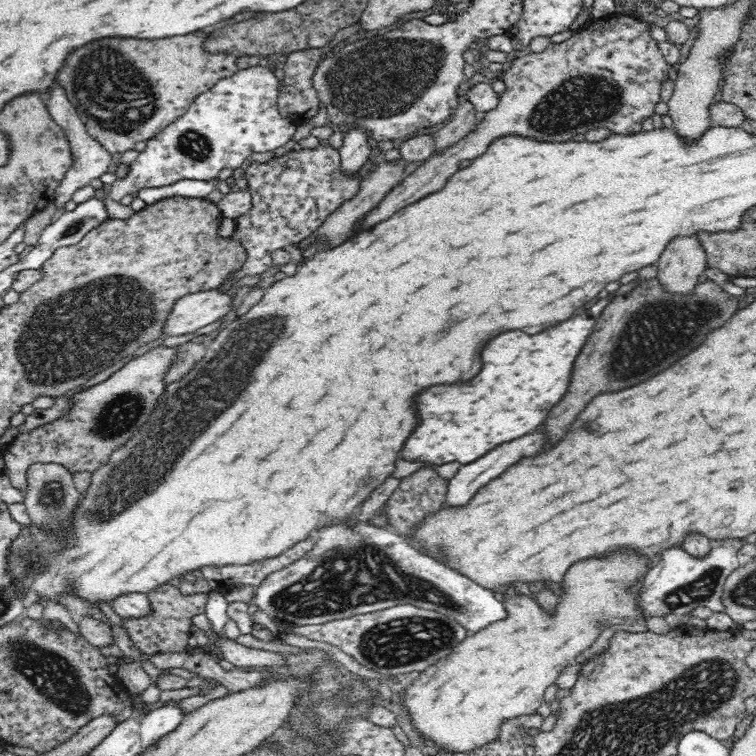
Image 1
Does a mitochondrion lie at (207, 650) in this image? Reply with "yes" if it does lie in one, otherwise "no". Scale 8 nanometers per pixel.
no

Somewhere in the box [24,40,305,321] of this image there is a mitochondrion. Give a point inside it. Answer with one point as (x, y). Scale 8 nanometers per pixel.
(110, 87)

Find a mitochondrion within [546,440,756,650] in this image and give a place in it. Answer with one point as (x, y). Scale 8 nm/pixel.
(702, 587)

